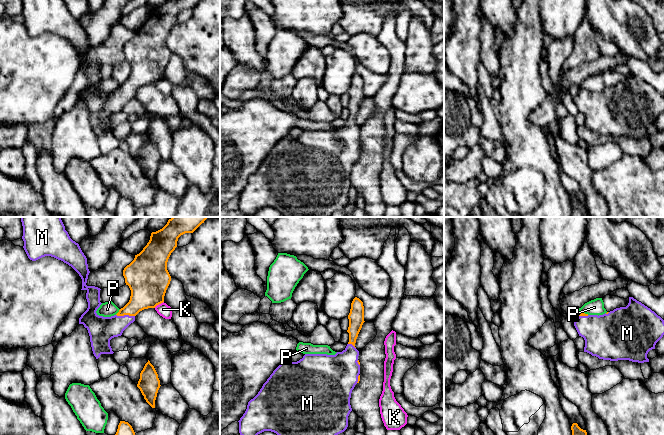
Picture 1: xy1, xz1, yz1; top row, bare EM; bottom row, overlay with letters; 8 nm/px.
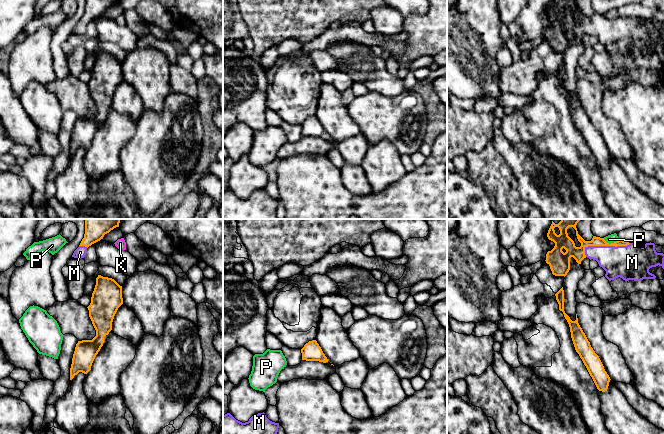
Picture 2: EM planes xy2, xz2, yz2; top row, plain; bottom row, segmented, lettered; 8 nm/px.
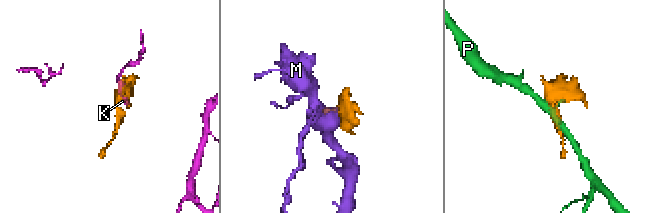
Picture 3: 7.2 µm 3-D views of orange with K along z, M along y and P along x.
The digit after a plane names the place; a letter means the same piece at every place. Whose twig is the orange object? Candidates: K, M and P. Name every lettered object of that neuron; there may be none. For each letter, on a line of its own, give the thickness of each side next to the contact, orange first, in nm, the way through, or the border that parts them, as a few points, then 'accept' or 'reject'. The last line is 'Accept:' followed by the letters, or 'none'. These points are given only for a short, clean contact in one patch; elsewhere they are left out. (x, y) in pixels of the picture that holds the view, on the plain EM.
K: 340 nm thick on the orange side, 100 nm on the other; reject
M: 110 nm thick on the orange side, 280 nm on the other; accept
P: 80 nm thick on the orange side, 70 nm on the other; border along yz2 (603, 14), (609, 19), (618, 16); reject
Accept: M

